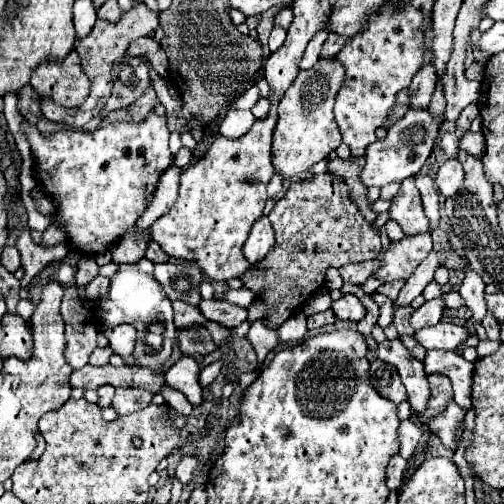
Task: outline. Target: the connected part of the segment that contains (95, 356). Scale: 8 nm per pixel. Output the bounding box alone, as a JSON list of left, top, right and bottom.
[89,346,113,366]

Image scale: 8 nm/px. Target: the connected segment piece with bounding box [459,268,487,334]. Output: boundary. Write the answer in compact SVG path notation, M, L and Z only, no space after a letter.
M467 268L467 274L463 278L463 284L459 288L459 294L461 298L465 300L465 306L473 312L473 316L465 322L465 330L469 334L475 332L475 326L483 322L485 318L485 312L487 312L487 306L485 306L485 298L483 298L483 290L485 290L485 284L481 280L481 276L477 276L471 268Z

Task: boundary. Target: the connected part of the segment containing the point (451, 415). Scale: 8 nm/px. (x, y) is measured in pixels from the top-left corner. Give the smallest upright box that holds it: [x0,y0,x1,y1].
[429,402,465,450]

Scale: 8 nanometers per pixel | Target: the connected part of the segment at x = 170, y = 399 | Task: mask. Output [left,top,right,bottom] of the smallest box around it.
[161,386,193,416]

